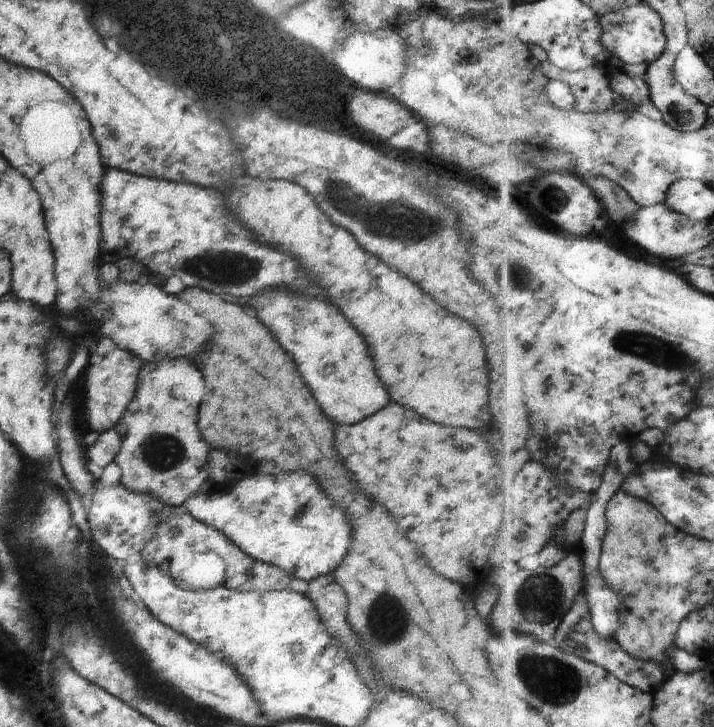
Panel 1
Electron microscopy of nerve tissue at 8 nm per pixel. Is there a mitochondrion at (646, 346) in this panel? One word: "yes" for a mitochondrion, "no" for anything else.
yes

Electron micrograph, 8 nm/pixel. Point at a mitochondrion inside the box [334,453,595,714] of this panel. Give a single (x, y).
(554, 683)

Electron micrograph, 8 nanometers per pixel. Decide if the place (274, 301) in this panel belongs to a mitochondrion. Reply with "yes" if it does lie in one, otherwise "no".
no

